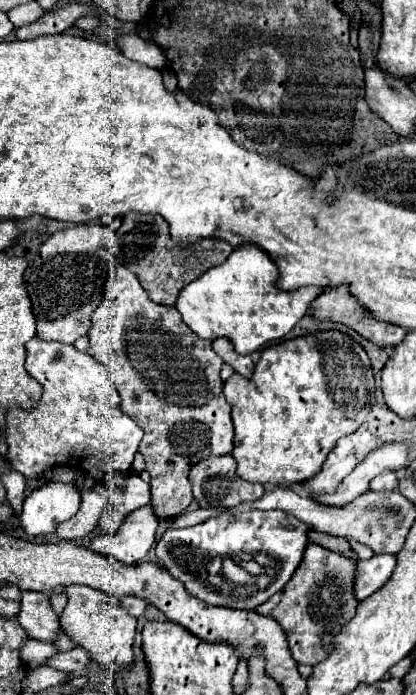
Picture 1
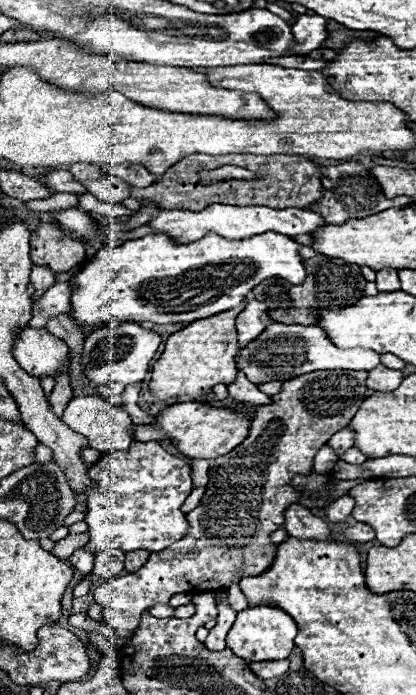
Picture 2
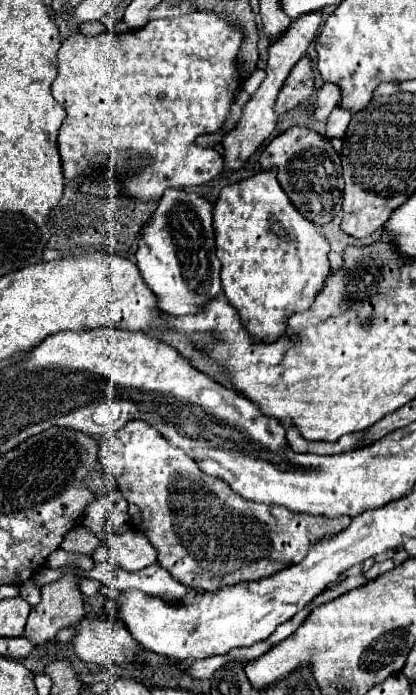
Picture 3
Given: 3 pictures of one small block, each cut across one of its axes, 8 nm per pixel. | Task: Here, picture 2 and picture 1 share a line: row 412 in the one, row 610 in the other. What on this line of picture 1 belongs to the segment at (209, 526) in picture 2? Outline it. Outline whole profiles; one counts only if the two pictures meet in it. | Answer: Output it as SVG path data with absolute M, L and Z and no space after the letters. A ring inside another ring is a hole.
M310 544L304 552L304 560L296 568L290 582L270 596L264 604L256 608L258 614L274 618L282 630L288 634L292 656L298 664L318 664L326 658L326 650L322 646L322 634L326 630L336 632L342 624L346 624L358 606L354 598L354 570L356 562L340 556L328 548L318 544Z

